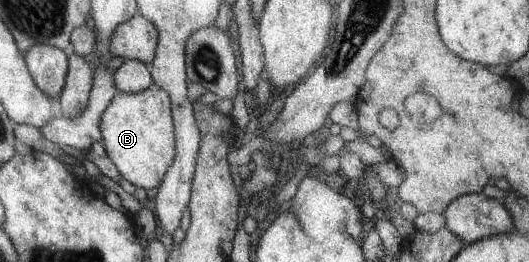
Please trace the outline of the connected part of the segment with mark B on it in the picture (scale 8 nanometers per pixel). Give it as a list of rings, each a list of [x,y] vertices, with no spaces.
[[[148,86],[138,93],[117,90],[108,107],[100,114],[101,143],[112,165],[122,178],[146,191],[157,189],[174,159],[174,127],[166,91]]]

